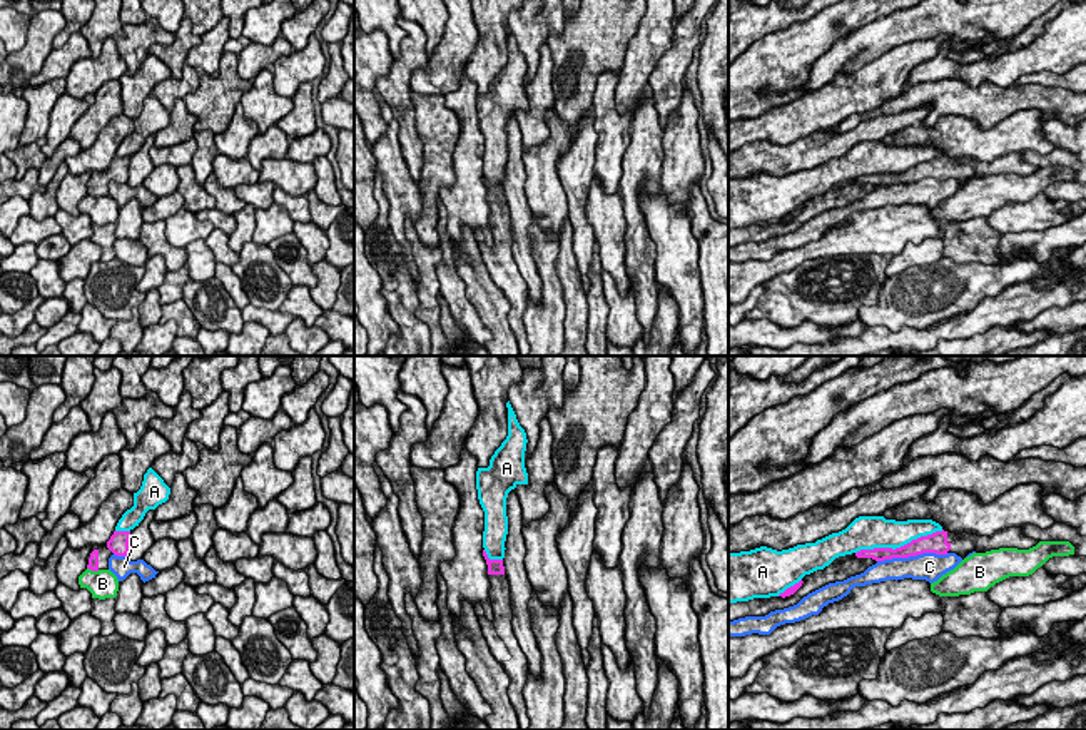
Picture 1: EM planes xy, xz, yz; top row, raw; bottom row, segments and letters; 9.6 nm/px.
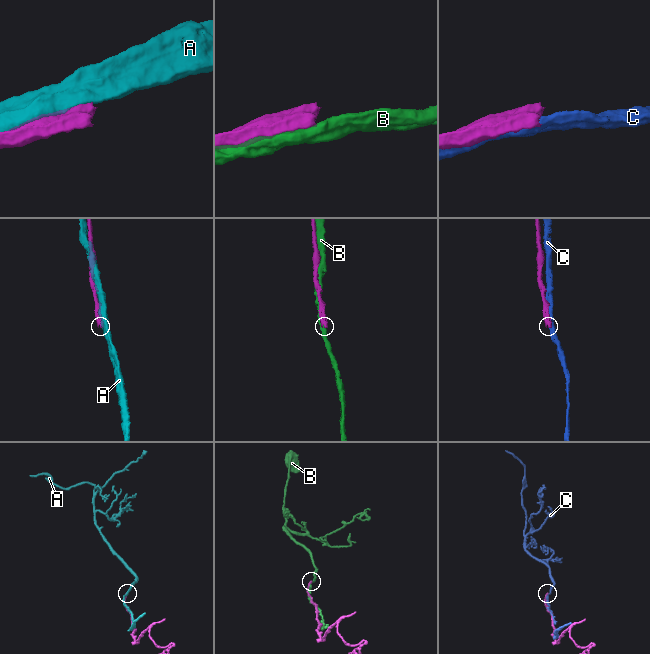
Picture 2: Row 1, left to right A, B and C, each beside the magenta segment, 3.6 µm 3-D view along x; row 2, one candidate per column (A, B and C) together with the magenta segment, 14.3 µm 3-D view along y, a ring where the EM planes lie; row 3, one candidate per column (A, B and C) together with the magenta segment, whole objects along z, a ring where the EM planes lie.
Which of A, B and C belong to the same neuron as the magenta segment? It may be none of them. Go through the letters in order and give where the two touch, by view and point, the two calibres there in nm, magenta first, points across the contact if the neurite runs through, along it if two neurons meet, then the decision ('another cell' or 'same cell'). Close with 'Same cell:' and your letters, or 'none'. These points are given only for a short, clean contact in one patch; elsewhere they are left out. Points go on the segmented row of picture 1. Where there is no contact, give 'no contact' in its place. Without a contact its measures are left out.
A: meets magenta in yz at (901, 547); 160 nm thick on the magenta side, 280 nm on the other; another cell
B: meets magenta in xy at (94, 570); 100 nm thick on the magenta side, 280 nm on the other; another cell
C: meets magenta in yz at (913, 555); 190 nm thick on the magenta side, 280 nm on the other; another cell
Same cell: none

